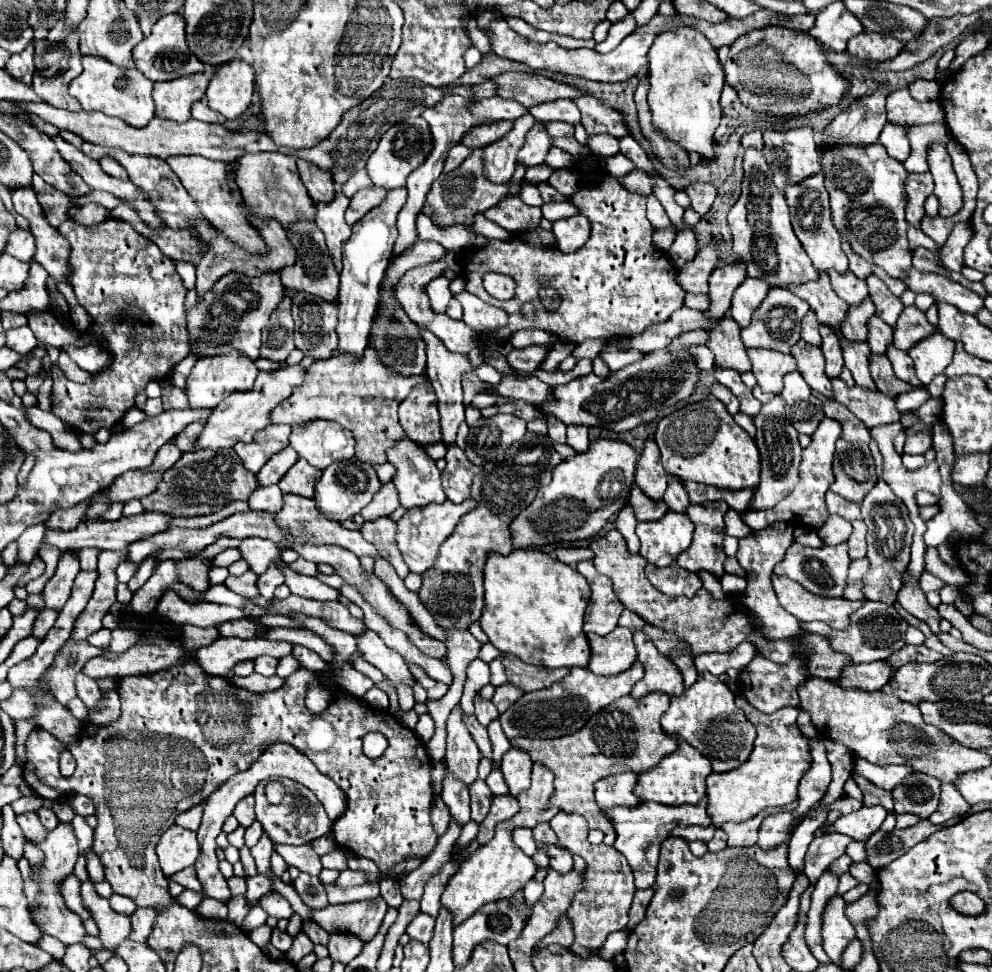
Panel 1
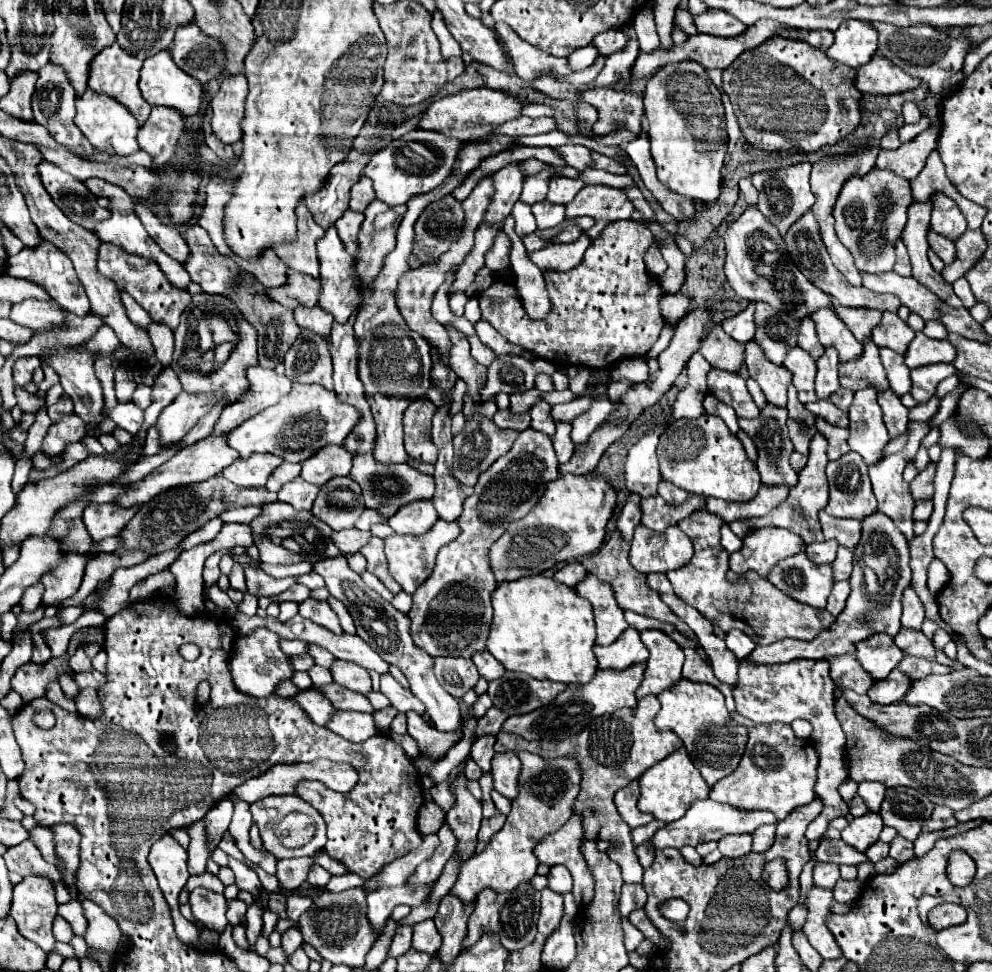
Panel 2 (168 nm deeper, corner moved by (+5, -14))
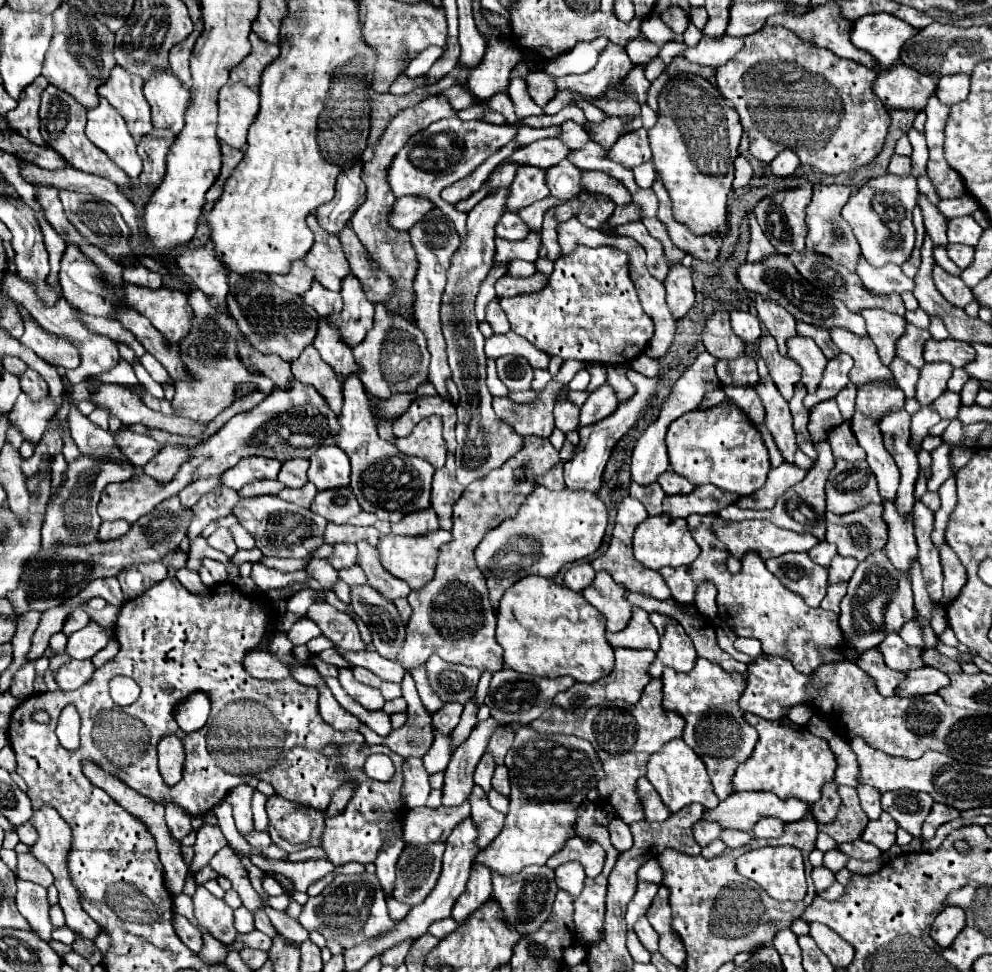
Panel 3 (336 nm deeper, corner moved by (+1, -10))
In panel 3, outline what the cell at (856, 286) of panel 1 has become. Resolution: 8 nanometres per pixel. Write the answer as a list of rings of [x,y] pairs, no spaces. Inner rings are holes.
[[[881,309],[861,311],[861,315],[867,323],[869,337],[877,345],[881,361],[889,365],[895,359],[895,343],[905,333],[905,327],[907,327],[905,317],[899,317]]]

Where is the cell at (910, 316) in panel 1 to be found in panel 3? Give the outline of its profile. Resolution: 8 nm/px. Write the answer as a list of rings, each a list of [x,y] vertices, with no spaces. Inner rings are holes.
[[[929,339],[925,343],[925,361],[927,363],[945,361],[945,363],[951,363],[953,367],[965,367],[973,359],[975,359],[975,349],[967,343],[957,343],[953,339],[945,339],[945,341]]]

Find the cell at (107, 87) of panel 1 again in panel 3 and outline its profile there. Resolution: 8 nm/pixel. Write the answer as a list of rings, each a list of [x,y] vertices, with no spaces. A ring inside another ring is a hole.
[[[101,99],[93,111],[87,111],[87,137],[95,143],[109,159],[119,165],[131,179],[141,173],[141,159],[137,155],[137,145],[129,135],[127,123],[113,111],[107,99]]]

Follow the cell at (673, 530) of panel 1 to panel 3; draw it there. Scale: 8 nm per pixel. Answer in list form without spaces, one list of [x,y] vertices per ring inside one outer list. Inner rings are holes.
[[[663,513],[657,517],[647,517],[643,523],[637,525],[635,539],[633,539],[633,551],[635,551],[635,559],[639,563],[643,563],[647,569],[659,571],[665,565],[671,565],[671,567],[691,565],[699,555],[699,545],[691,539],[685,519],[673,521],[669,515]]]

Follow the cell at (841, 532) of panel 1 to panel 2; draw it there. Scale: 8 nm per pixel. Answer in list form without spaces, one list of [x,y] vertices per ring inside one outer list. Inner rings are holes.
[[[829,539],[829,541],[807,545],[805,553],[809,555],[809,559],[813,563],[833,563],[835,553],[837,553],[837,547],[839,547],[839,543],[835,539]]]

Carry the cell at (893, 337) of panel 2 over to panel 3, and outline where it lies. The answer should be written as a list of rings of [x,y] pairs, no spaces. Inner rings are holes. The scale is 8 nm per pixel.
[[[907,325],[907,331],[905,335],[897,341],[897,357],[911,363],[913,367],[921,369],[925,365],[925,359],[923,359],[923,345],[925,341],[931,337],[929,331],[925,329],[919,329],[915,325]]]

